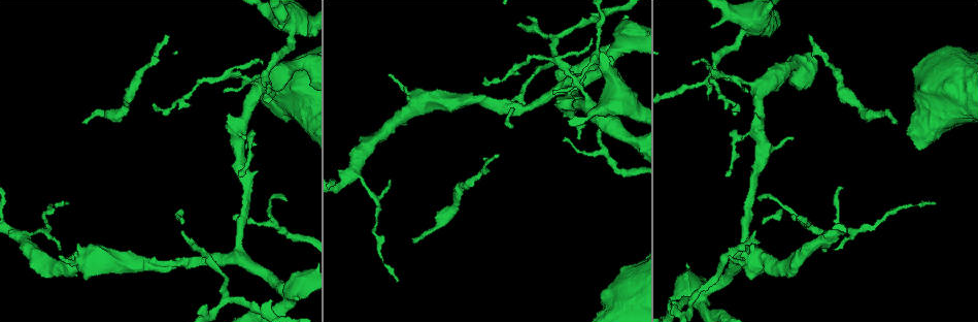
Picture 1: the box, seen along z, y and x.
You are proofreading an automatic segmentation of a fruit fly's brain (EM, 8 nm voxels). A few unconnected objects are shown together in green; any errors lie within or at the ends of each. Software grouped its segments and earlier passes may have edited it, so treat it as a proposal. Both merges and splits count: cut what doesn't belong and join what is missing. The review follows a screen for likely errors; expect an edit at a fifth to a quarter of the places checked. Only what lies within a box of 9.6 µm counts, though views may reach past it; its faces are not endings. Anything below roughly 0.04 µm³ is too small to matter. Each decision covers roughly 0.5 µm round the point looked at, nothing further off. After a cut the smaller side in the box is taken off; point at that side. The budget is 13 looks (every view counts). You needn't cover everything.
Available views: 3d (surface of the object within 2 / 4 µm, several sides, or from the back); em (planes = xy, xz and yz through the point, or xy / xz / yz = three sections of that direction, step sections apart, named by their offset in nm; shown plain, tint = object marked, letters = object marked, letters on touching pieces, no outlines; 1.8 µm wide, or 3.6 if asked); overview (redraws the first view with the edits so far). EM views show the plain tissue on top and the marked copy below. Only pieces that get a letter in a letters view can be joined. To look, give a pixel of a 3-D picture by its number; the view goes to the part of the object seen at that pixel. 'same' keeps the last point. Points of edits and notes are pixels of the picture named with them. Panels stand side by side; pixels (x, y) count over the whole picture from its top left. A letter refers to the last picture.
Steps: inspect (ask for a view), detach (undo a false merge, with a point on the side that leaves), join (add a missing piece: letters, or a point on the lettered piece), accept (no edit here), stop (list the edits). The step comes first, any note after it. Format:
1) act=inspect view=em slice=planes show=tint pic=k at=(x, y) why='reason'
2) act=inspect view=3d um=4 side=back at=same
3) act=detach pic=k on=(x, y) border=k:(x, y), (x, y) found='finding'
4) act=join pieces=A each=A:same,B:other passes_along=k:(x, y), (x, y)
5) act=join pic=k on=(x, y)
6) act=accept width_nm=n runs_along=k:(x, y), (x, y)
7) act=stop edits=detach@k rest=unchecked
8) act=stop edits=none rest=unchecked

act=inspect view=3d um=4 side=back pic=1 at=(183, 232)

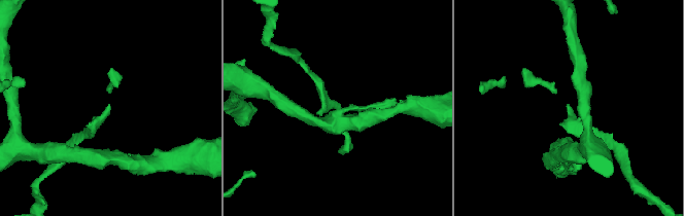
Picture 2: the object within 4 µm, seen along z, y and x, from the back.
act=inspect view=em um=3.6 slice=xy step=16 show=letters pic=2 at=(568, 108) why='shape alone is not enough'

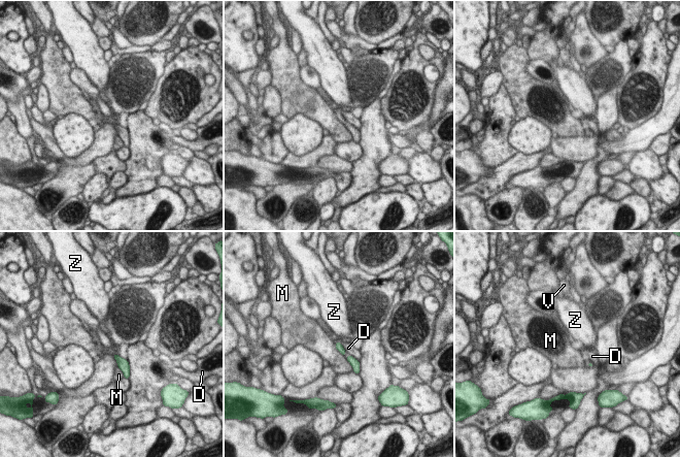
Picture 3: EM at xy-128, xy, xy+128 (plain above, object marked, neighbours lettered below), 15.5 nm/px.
act=inspect view=em um=3.6 slice=planes show=letters at=same

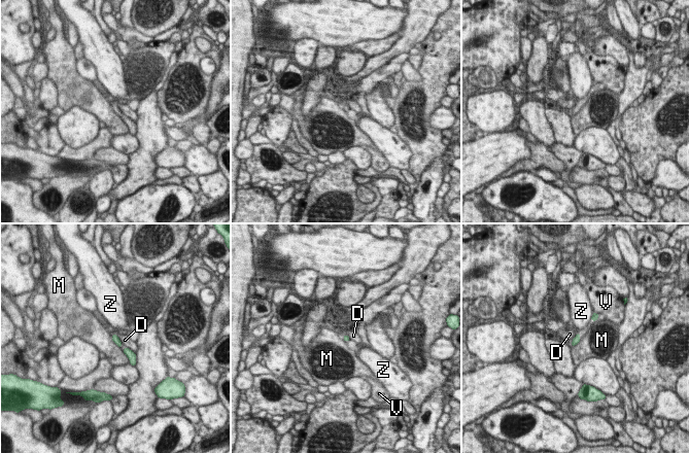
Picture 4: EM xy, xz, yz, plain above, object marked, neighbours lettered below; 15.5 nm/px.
act=accept each=D:other,M:other,V:other,Z:other border=4:(112, 340), (119, 348) found='no lettered piece goes on from it'

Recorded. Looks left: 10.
act=inspect view=em slice=xz step=4 show=tint pic=1 at=(735, 78) why='abrupt turn'

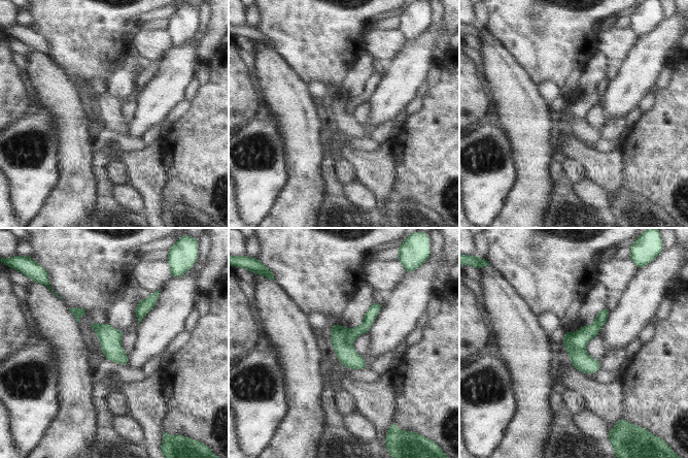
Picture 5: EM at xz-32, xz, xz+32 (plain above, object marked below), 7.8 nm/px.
act=inspect view=em slice=planes show=letters at=same why='another direction'

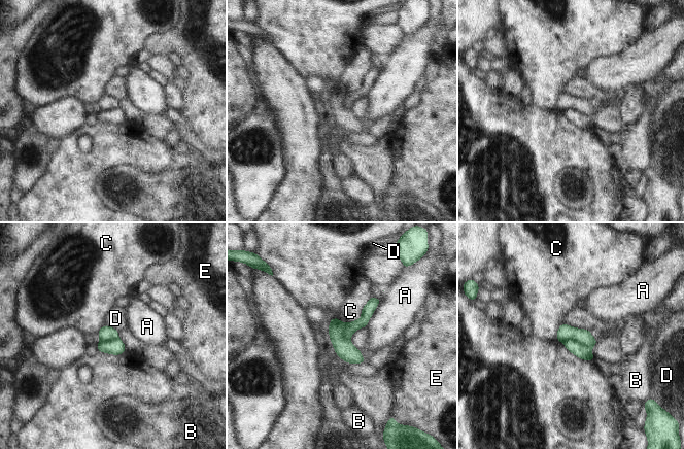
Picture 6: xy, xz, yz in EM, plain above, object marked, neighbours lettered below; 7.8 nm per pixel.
act=detach pic=6 on=(565, 332) longest_contact=C:340nm each=A:other,B:other,C:other,D:other,E:other found='two cells meet here'

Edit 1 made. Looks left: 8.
act=inspect view=overview

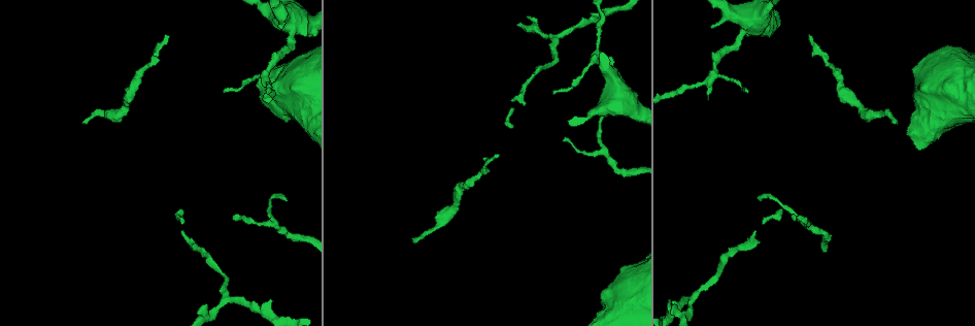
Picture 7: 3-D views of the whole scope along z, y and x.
act=inspect view=em slice=xz step=4 show=tint pic=7 at=(808, 37) why='branch stops here'

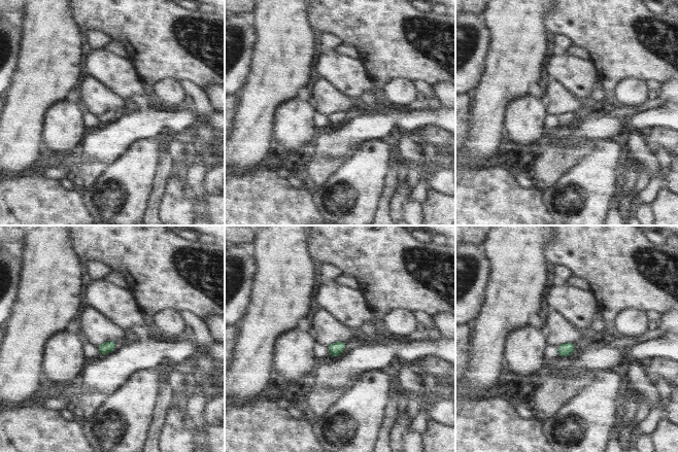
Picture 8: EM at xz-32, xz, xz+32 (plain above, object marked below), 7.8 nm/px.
act=inspect view=em slice=planes show=letters at=same why='another direction'

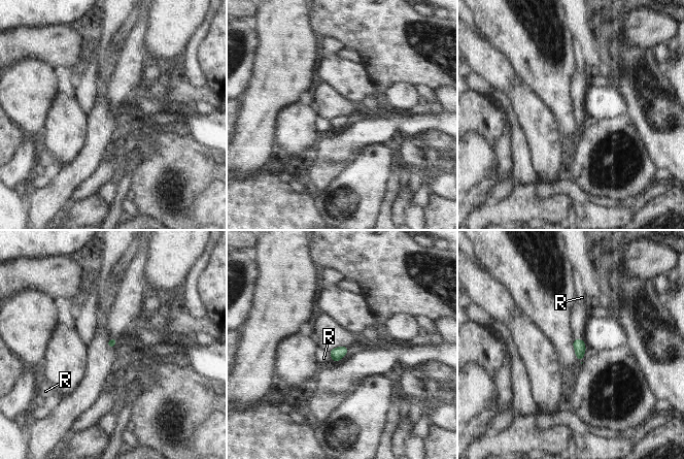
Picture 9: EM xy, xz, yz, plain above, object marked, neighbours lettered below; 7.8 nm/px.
act=accept longest_contact=R:90nm each=R:other border=9:(329, 352), (333, 361) found='no lettered piece goes on from it'

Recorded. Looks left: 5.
act=inspect view=3d um=4 pic=7 at=(81, 123) why='free end'

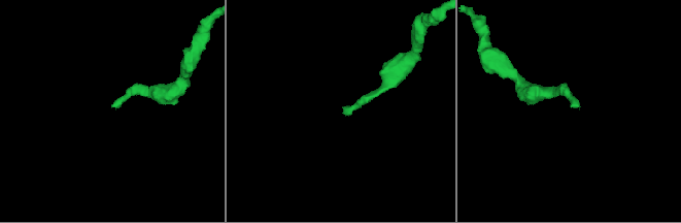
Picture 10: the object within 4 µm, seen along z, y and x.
act=inspect view=em slice=planes show=letters pic=10 at=(112, 104) why='now the EM'

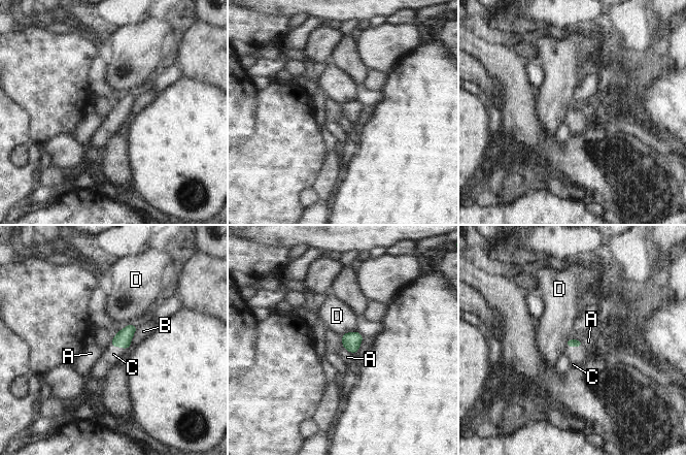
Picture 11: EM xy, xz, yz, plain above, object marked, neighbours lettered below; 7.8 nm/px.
act=join pieces=C each=A:other,B:other,C:same,D:other found='it goes on there'

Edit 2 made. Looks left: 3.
act=stop edits=detach@6,join@11 rest=unchecked

